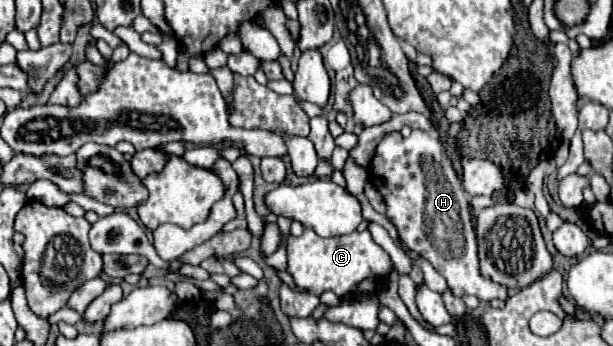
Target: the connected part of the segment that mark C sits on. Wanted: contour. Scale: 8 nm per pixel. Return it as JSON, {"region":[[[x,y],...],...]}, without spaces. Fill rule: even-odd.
{"region":[[[310,227],[304,229],[300,237],[290,235],[288,237],[288,271],[292,273],[298,287],[306,287],[310,293],[320,295],[322,291],[330,289],[336,295],[346,295],[354,289],[354,285],[366,277],[384,277],[392,261],[388,253],[372,241],[370,231],[352,231],[348,235],[336,235],[336,237],[318,237],[316,231],[310,231]]]}

